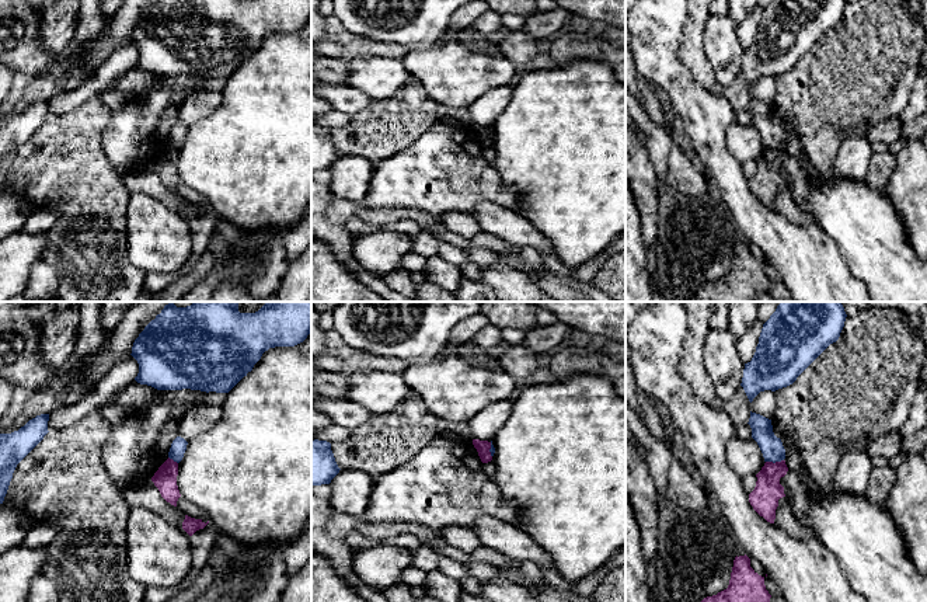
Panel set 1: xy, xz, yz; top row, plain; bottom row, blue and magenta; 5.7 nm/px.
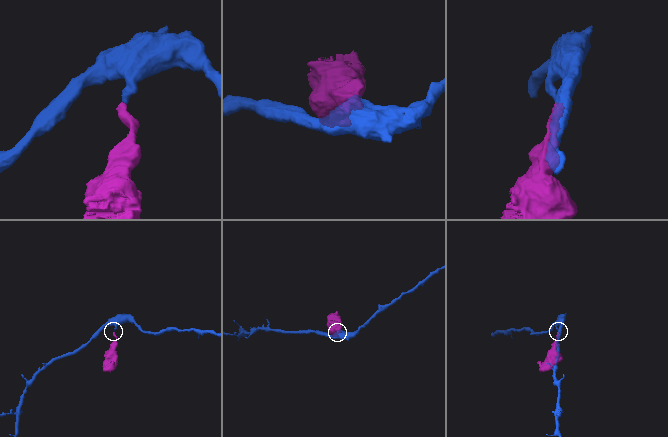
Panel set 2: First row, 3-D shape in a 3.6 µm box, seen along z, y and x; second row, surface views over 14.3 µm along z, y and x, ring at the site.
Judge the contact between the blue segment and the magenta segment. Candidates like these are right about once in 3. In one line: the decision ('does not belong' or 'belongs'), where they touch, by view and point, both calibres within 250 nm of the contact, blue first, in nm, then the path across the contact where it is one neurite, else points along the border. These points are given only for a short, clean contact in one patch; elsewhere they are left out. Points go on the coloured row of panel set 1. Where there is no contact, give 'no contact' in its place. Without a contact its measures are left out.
does not belong; contact yz (774, 462); calibres 130 and 160 nm; border yz (783, 459), (766, 462)

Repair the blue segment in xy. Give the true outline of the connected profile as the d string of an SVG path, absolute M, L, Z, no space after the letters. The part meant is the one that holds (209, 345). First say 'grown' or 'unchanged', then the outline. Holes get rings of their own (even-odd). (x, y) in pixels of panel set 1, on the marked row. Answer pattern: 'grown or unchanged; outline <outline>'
unchanged; outline M172 302L164 306L160 314L151 320L144 330L135 340L132 347L132 356L139 363L139 373L135 380L140 384L151 386L157 390L201 390L201 392L216 392L216 393L229 393L248 372L252 370L254 365L261 359L262 354L269 348L275 347L295 347L303 342L307 335L311 333L311 302L266 302L255 313L240 313L238 302L194 302L187 307L177 307Z

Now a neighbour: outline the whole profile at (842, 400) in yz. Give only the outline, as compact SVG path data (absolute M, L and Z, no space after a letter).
M870 309L847 316L839 340L792 384L776 390L773 432L795 439L804 469L827 493L848 449L867 450L878 436L903 427L919 393L924 359L926 337L919 321L903 312Z

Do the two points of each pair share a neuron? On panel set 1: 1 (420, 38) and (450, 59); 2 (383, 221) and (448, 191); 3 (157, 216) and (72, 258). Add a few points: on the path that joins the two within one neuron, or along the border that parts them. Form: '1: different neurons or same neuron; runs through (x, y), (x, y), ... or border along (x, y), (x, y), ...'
1: different neurons; border along (434, 44), (427, 48), (410, 49)
2: different neurons; border along (376, 206), (417, 208), (439, 219)
3: different neurons; border along (128, 199), (126, 257), (133, 264)

